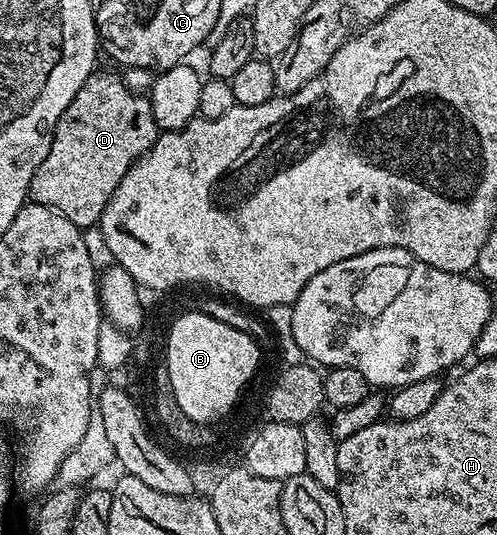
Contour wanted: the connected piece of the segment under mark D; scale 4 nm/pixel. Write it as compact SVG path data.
M92 72L69 104L65 108L65 112L61 116L61 120L55 129L55 139L51 141L49 152L45 156L45 160L37 168L37 172L31 181L31 189L29 191L30 197L38 202L41 206L48 206L50 210L56 210L59 214L70 220L75 226L80 228L94 227L98 223L99 217L102 214L104 204L110 198L110 194L115 190L120 179L123 178L125 172L131 167L132 163L136 161L154 144L156 138L159 137L161 131L157 123L153 120L153 112L151 111L150 101L142 93L135 93L126 86L124 79L119 74L99 74L100 72Z

